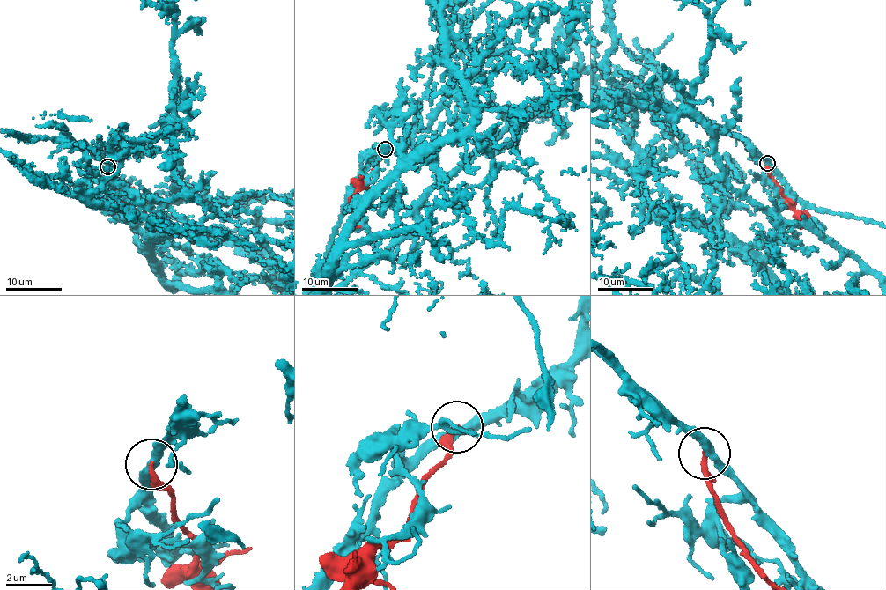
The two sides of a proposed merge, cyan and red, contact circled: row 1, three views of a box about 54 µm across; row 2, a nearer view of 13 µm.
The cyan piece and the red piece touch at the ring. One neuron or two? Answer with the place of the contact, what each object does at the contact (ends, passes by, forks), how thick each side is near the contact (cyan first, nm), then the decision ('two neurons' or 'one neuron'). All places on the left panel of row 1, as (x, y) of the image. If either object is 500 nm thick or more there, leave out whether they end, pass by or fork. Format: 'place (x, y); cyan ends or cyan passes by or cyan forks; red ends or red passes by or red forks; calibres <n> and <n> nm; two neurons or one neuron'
place (107, 166); cyan passes by; red ends; calibres 360 and 240 nm; two neurons

